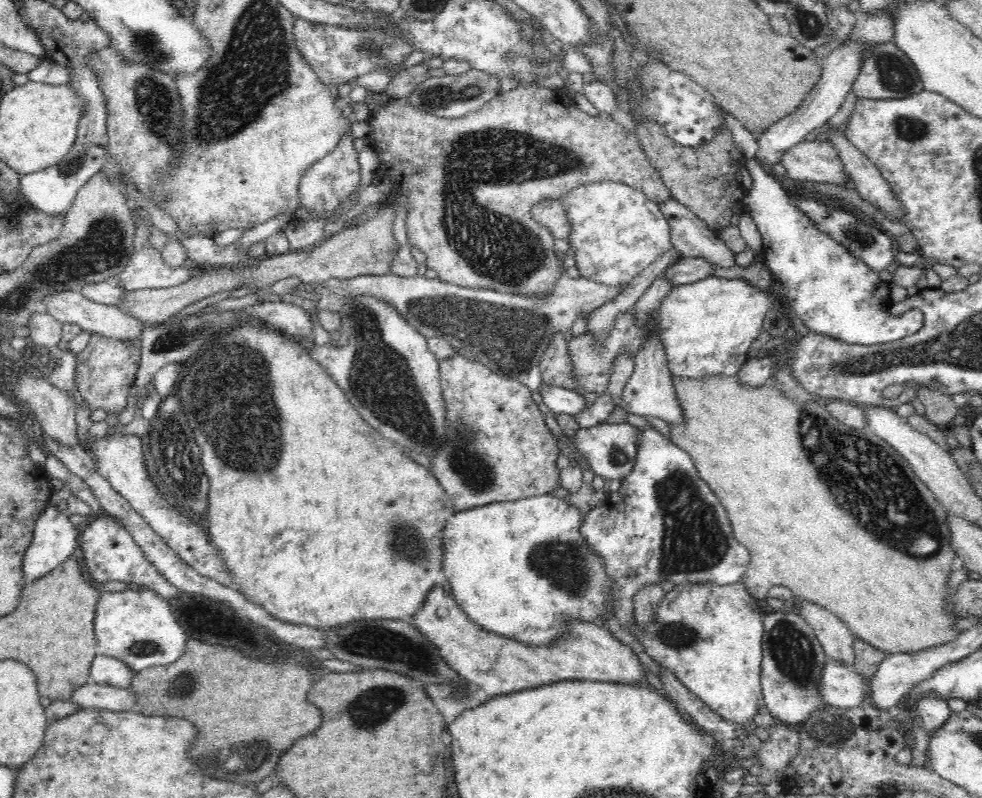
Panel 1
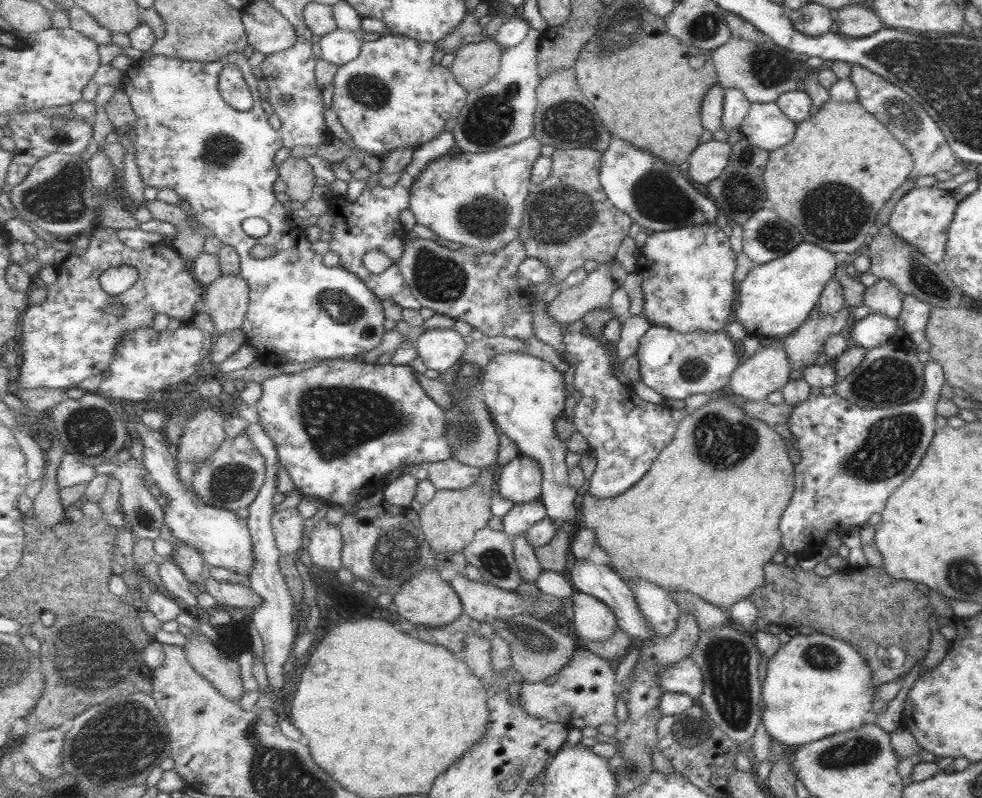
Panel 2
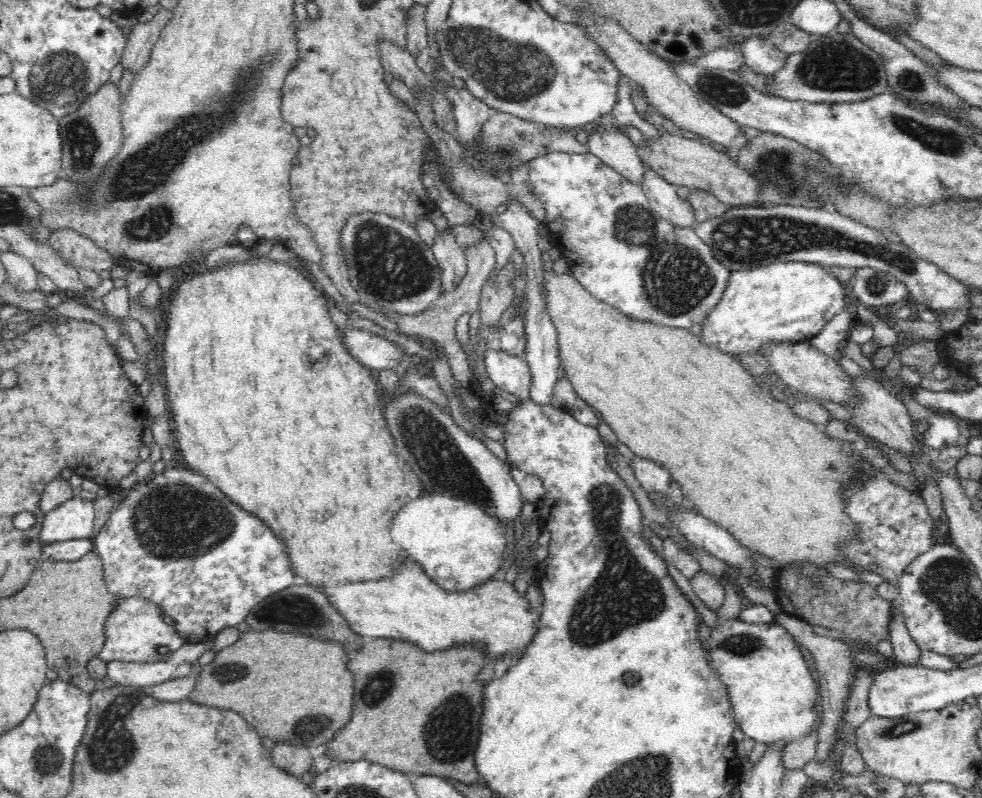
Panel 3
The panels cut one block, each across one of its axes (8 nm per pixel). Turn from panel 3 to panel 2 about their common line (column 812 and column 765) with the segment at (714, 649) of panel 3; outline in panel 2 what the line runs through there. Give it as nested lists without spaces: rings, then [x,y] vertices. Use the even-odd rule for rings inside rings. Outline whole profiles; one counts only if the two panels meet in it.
[[[797,633],[790,637],[787,643],[779,645],[766,664],[765,678],[760,686],[760,698],[764,706],[760,712],[760,721],[767,734],[785,748],[855,730],[867,721],[871,701],[874,697],[877,698],[876,686],[873,686],[870,680],[870,668],[860,658],[859,653],[856,653],[856,648],[848,642],[823,633]]]

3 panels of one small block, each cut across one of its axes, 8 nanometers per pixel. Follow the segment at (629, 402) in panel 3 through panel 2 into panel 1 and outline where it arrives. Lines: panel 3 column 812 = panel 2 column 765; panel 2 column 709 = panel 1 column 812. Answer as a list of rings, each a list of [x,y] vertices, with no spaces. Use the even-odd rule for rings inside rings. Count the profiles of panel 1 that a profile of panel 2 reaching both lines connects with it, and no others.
[[[671,374],[671,378],[683,419],[677,423],[667,424],[669,426],[667,438],[693,458],[698,475],[720,497],[721,504],[724,505],[726,514],[729,516],[735,538],[748,549],[750,555],[749,567],[742,575],[741,581],[753,597],[759,600],[765,599],[767,592],[774,586],[785,586],[793,592],[794,596],[798,596],[805,602],[813,602],[835,614],[853,635],[888,654],[926,650],[956,640],[956,634],[952,632],[950,626],[957,616],[951,610],[947,610],[948,592],[944,590],[944,582],[950,574],[948,566],[952,562],[957,562],[949,541],[948,510],[918,478],[907,460],[896,452],[896,449],[876,436],[867,426],[855,429],[834,419],[820,400],[798,402],[786,396],[782,388],[775,385],[772,379],[768,379],[763,385],[752,387],[739,382],[738,374],[732,376],[710,374],[698,379],[679,378]],[[862,456],[866,458],[866,476],[862,474]]]

